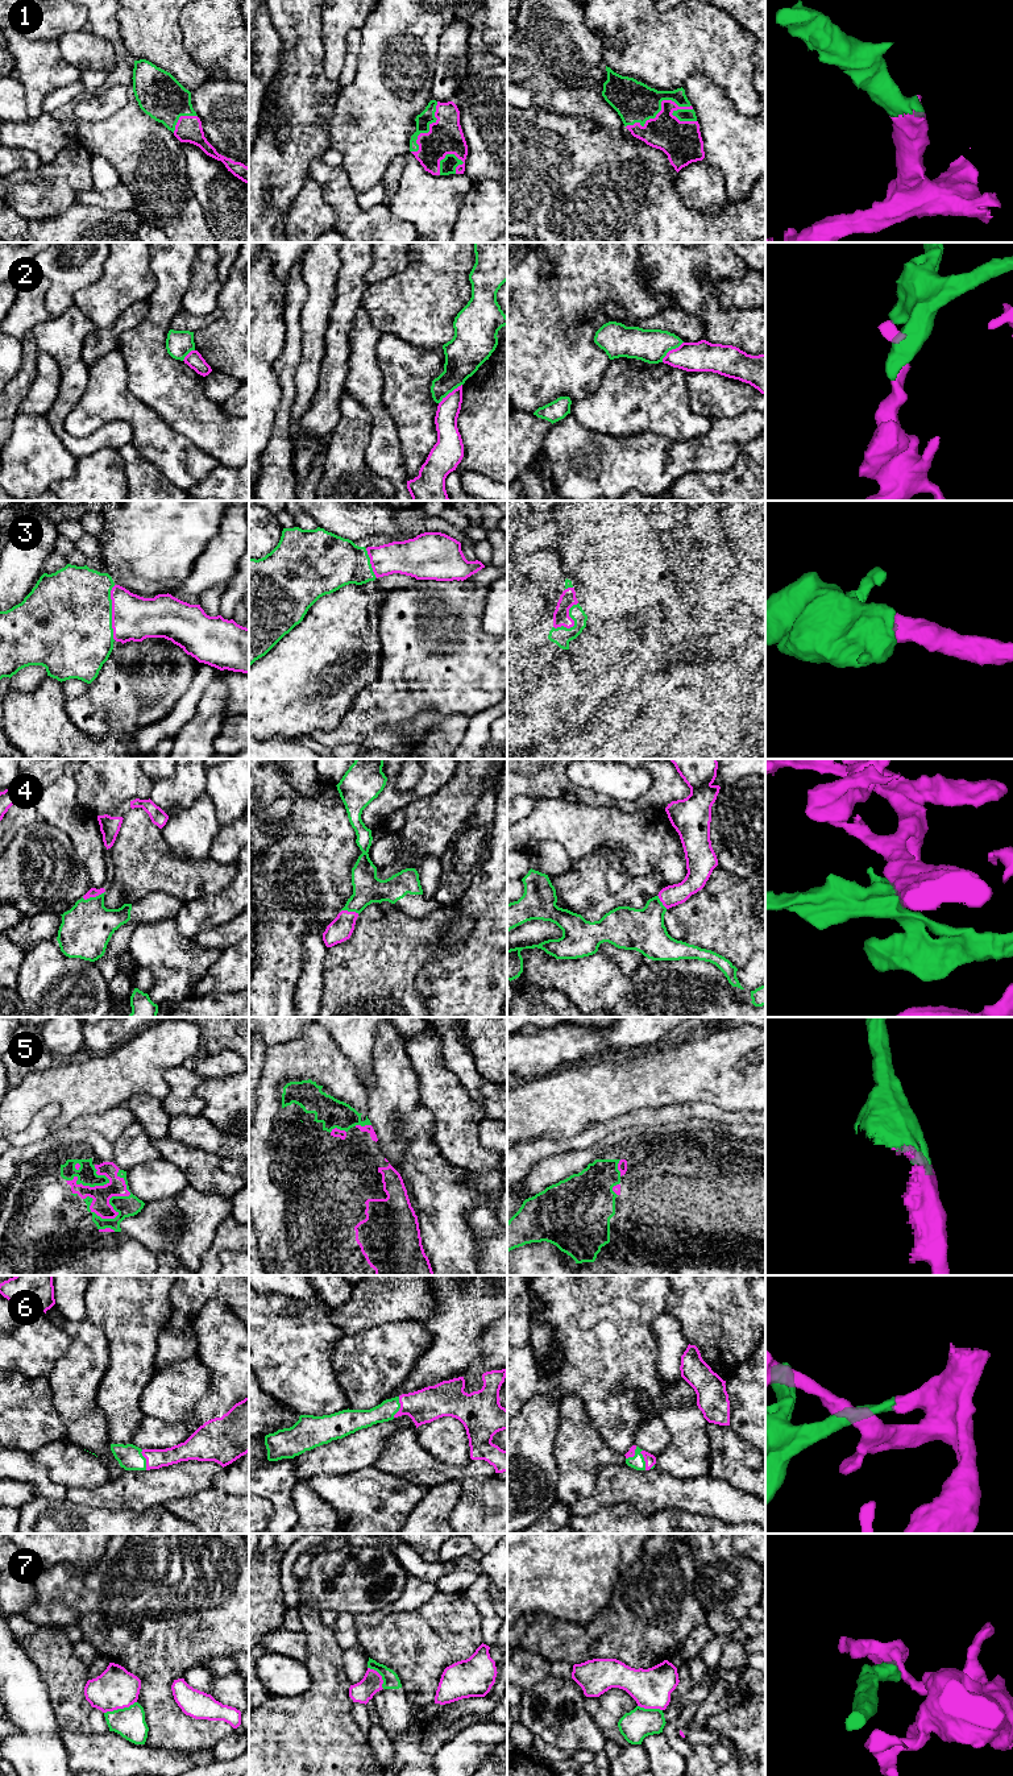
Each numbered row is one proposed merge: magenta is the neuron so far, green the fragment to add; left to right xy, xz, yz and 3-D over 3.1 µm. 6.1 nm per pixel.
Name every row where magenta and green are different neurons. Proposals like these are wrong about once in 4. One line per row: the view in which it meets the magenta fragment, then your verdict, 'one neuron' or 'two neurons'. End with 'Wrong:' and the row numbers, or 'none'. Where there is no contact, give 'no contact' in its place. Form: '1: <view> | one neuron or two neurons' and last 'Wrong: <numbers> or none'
1: yz | one neuron
2: yz | two neurons
3: xy | one neuron
4: xy | one neuron
5: xy | one neuron
6: xy | one neuron
7: xy | one neuron
Wrong: 2

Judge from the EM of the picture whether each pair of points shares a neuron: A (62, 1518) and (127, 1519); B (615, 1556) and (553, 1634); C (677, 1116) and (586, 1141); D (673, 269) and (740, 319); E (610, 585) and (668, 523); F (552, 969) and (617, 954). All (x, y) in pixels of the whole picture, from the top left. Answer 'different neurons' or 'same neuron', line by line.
A: same neuron
B: different neurons
C: same neuron
D: same neuron
E: different neurons
F: different neurons

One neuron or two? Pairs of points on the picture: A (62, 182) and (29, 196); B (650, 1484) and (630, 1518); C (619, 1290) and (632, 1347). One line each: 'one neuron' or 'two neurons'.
A: one neuron
B: two neurons
C: one neuron

